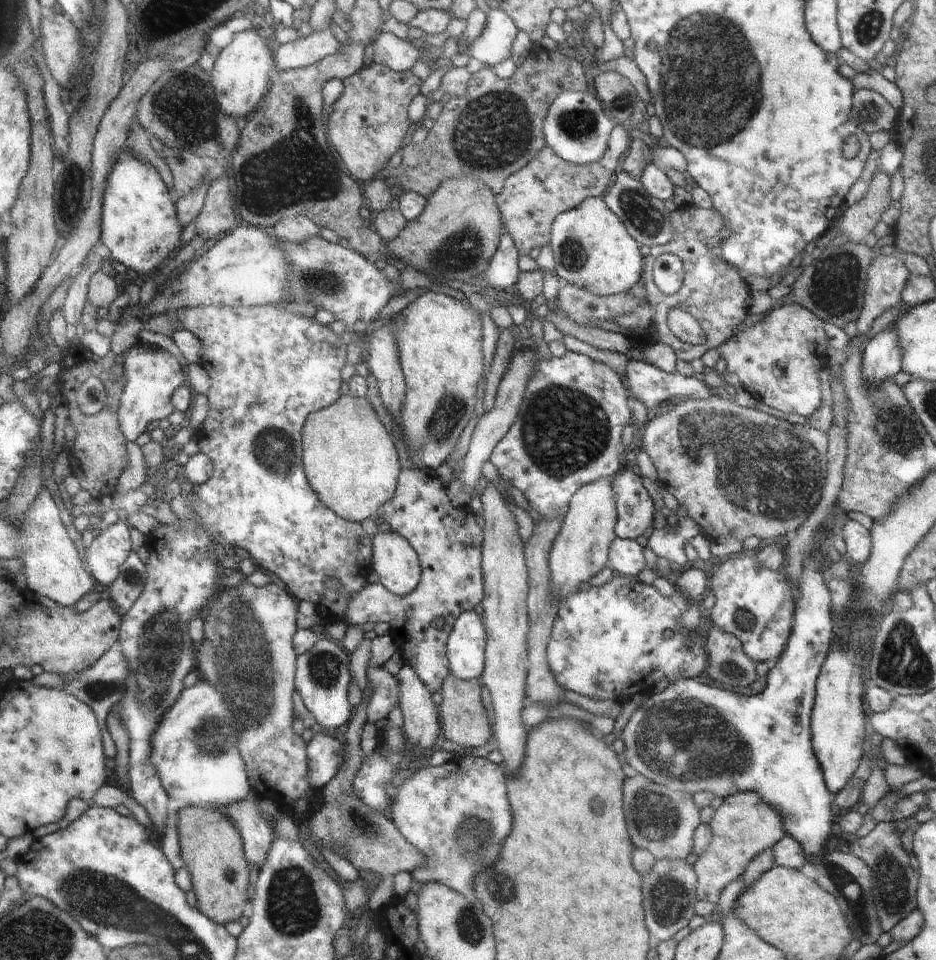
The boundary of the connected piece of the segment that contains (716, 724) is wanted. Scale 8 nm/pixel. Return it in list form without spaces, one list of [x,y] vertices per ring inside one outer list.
[[[840,505],[833,506],[833,509],[827,516],[827,527],[819,542],[819,549],[816,549],[813,553],[804,557],[801,575],[797,580],[796,591],[799,595],[795,600],[796,613],[794,614],[792,636],[789,637],[788,644],[785,646],[784,652],[778,658],[776,665],[769,671],[767,685],[763,692],[756,695],[744,696],[738,692],[734,692],[734,690],[716,688],[708,684],[698,683],[694,679],[680,678],[676,681],[672,681],[664,690],[657,693],[653,692],[651,698],[644,700],[642,705],[632,713],[622,731],[622,738],[625,742],[625,750],[623,751],[625,761],[638,772],[638,775],[645,776],[653,783],[664,786],[665,791],[670,790],[672,792],[678,791],[679,793],[689,792],[690,794],[694,794],[695,792],[708,790],[708,792],[712,792],[715,797],[720,796],[720,798],[723,799],[737,792],[754,792],[760,795],[766,803],[776,808],[778,814],[781,815],[786,835],[794,837],[801,844],[802,850],[805,852],[805,858],[808,859],[806,865],[808,862],[812,863],[813,859],[817,859],[826,853],[824,846],[826,846],[828,836],[830,836],[832,820],[835,820],[835,814],[832,814],[832,800],[830,800],[831,792],[828,792],[824,772],[820,770],[820,760],[817,758],[815,750],[813,749],[813,742],[810,742],[810,712],[813,712],[812,704],[815,704],[814,694],[817,694],[818,672],[821,672],[825,658],[828,656],[828,650],[830,650],[830,644],[832,644],[832,628],[834,628],[834,622],[832,622],[833,600],[825,579],[825,574],[823,573],[823,559],[827,554],[828,546],[833,544],[833,532],[839,528],[839,519],[843,513],[846,514],[845,510]]]

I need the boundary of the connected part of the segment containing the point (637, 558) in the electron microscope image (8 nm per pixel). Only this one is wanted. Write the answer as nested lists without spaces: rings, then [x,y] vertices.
[[[617,537],[609,548],[609,564],[612,570],[618,570],[624,576],[637,576],[646,566],[642,546],[637,539]]]

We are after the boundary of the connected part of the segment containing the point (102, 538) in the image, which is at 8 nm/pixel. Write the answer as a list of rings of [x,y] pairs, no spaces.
[[[120,520],[110,526],[101,526],[92,544],[86,546],[86,564],[102,589],[106,589],[116,580],[122,563],[130,554],[129,527],[129,524]]]

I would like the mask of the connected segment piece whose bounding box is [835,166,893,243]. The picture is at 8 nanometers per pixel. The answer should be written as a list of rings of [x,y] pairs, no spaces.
[[[880,166],[873,172],[870,184],[866,194],[856,204],[849,206],[848,209],[843,212],[842,218],[836,223],[835,228],[839,234],[845,234],[849,241],[853,243],[866,242],[868,234],[873,232],[874,226],[878,224],[882,212],[890,206],[892,198],[890,198],[890,175],[884,172]]]

